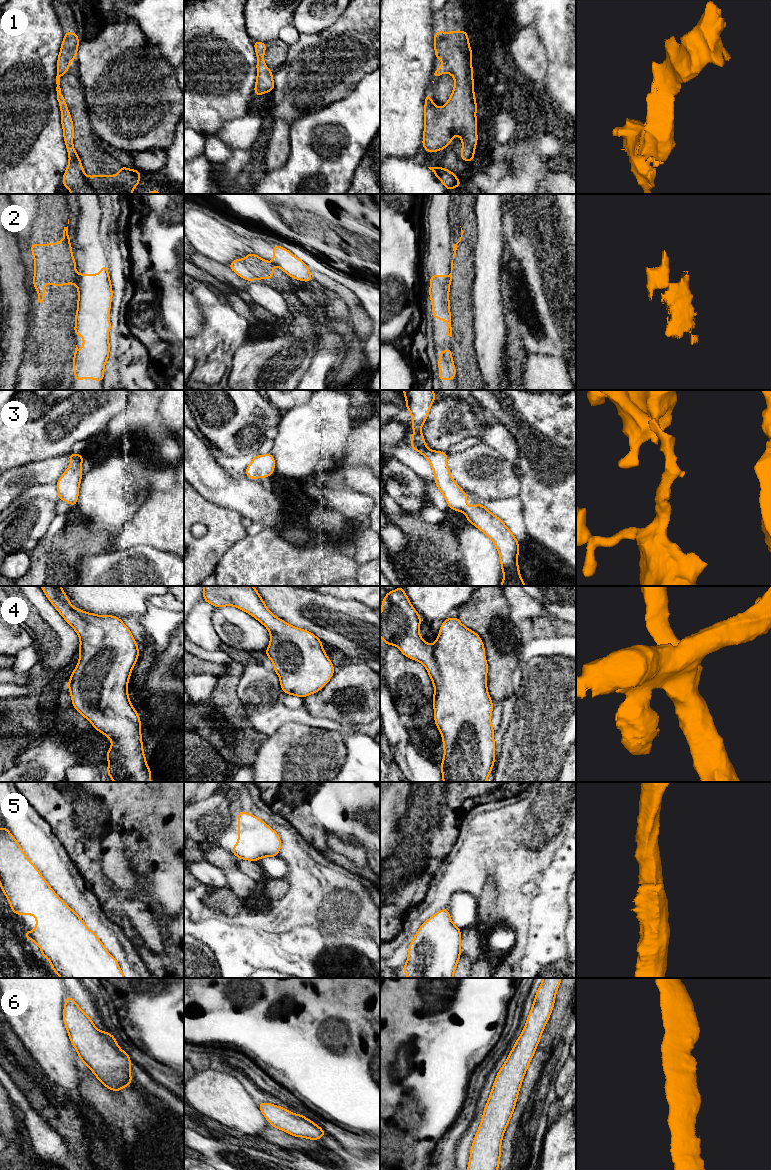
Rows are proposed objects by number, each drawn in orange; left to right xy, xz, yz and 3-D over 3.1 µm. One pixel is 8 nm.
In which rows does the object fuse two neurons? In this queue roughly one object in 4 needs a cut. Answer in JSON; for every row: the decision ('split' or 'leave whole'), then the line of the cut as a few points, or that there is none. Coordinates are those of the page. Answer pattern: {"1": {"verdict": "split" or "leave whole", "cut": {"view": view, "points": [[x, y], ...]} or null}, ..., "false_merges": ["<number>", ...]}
{"1": {"verdict": "leave whole", "cut": null}, "2": {"verdict": "split", "cut": {"view": "xy", "points": [[77, 274], [75, 282]]}}, "3": {"verdict": "leave whole", "cut": null}, "4": {"verdict": "leave whole", "cut": null}, "5": {"verdict": "leave whole", "cut": null}, "6": {"verdict": "leave whole", "cut": null}, "false_merges": ["2"]}

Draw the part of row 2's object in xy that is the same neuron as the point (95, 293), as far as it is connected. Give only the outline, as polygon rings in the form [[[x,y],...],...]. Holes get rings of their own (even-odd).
[[[106,264],[101,265],[100,274],[77,274],[76,284],[78,290],[77,312],[75,315],[75,336],[84,335],[83,349],[79,350],[77,345],[73,358],[75,370],[74,380],[96,379],[99,384],[103,381],[104,367],[109,359],[110,343],[108,332],[112,327],[110,324],[110,308],[113,298],[112,285],[109,270]]]

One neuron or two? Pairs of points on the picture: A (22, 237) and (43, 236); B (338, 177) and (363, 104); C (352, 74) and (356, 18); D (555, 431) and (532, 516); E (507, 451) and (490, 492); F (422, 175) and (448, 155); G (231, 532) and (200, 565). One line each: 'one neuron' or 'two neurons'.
A: two neurons
B: one neuron
C: one neuron
D: one neuron
E: two neurons
F: two neurons
G: one neuron

